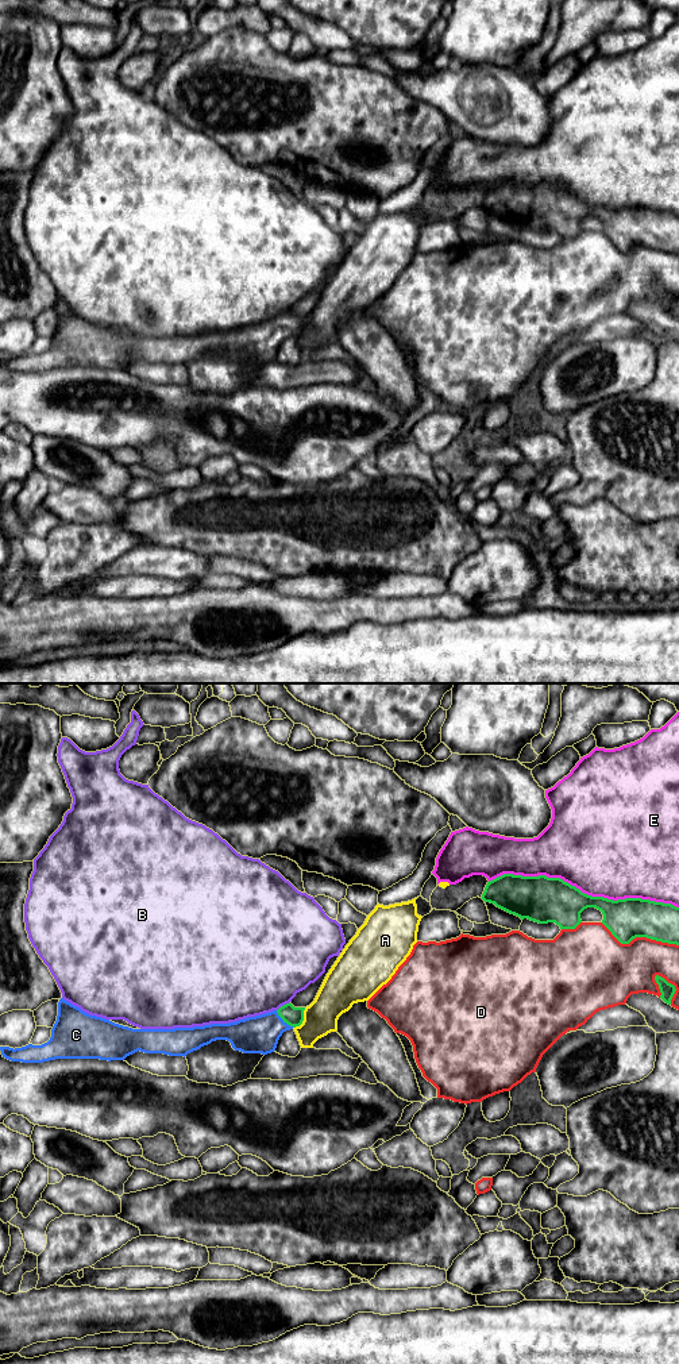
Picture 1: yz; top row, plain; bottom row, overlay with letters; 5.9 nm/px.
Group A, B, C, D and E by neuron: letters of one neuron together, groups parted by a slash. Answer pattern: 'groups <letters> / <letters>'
groups A / B / C / D / E

